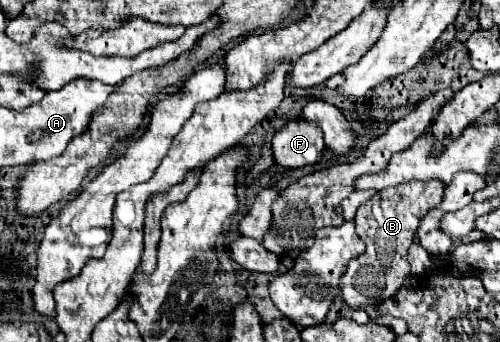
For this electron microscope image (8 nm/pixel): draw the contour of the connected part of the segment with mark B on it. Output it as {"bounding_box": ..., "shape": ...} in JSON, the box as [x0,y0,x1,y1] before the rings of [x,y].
{"bounding_box":[339,179,445,309],"shape":[[[437,179],[429,181],[409,181],[397,187],[377,191],[365,205],[359,207],[355,215],[357,235],[367,243],[365,253],[349,261],[349,267],[339,283],[339,297],[349,309],[361,309],[368,305],[380,304],[390,298],[403,283],[403,277],[409,273],[407,249],[413,243],[415,231],[419,227],[421,213],[437,207],[445,195],[445,185]]]}

